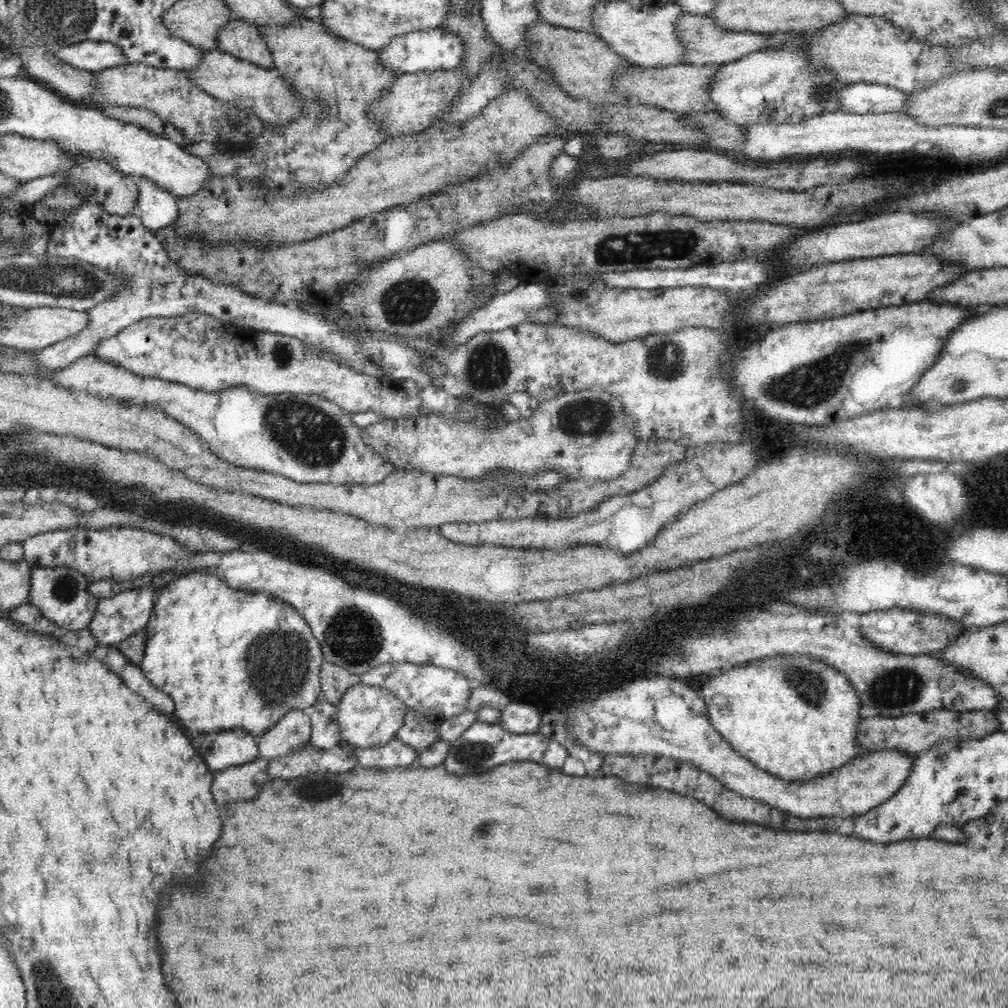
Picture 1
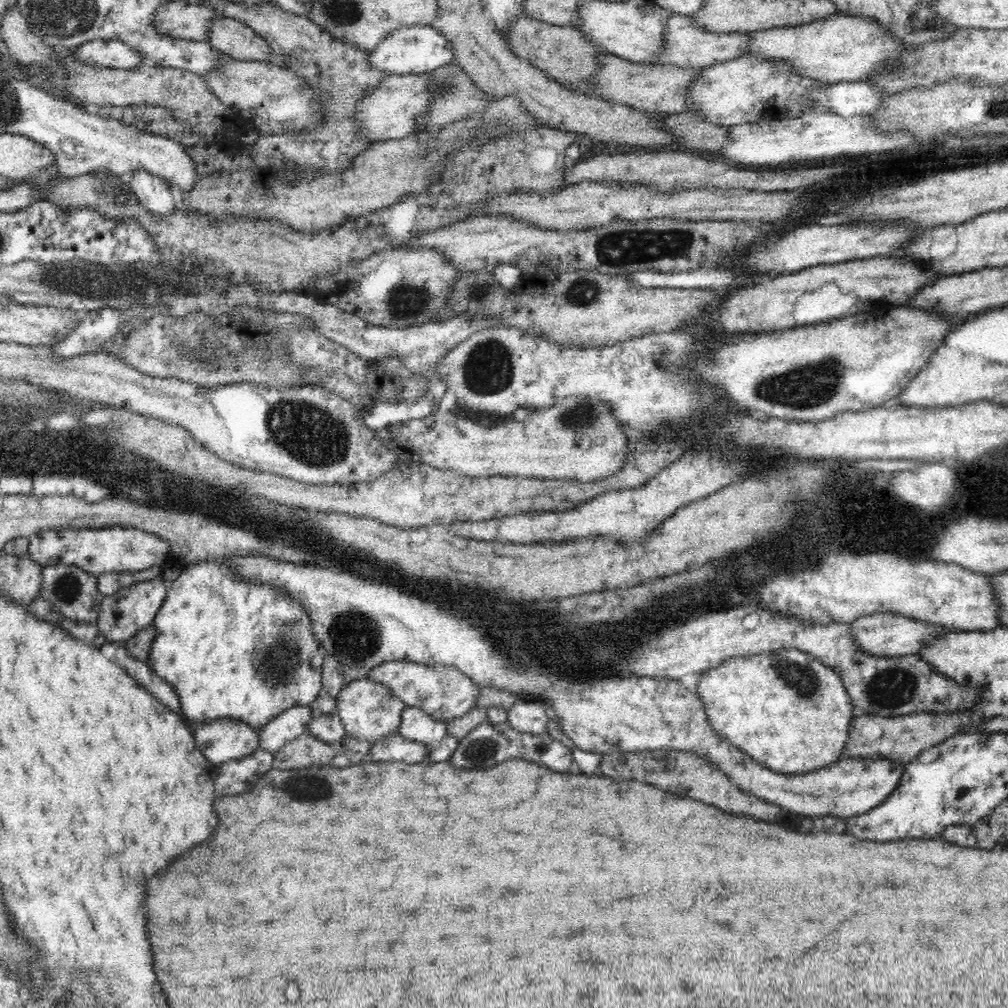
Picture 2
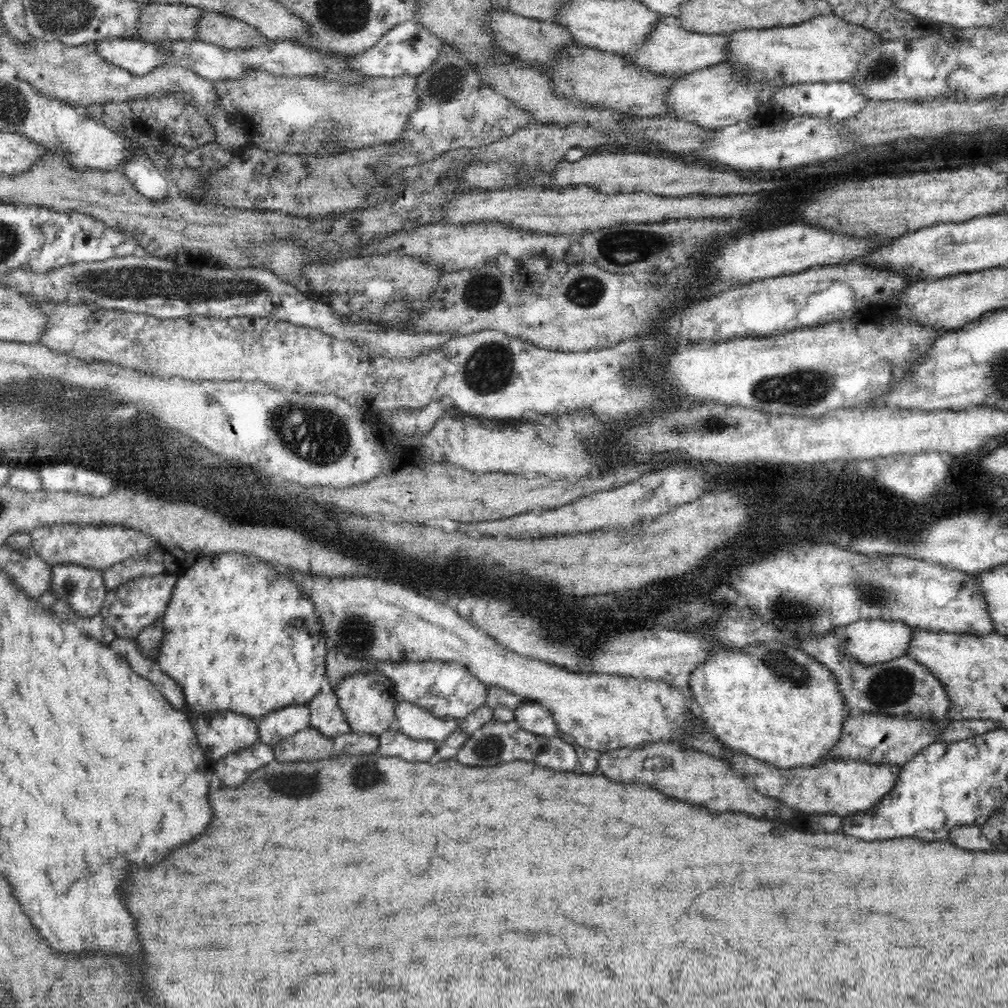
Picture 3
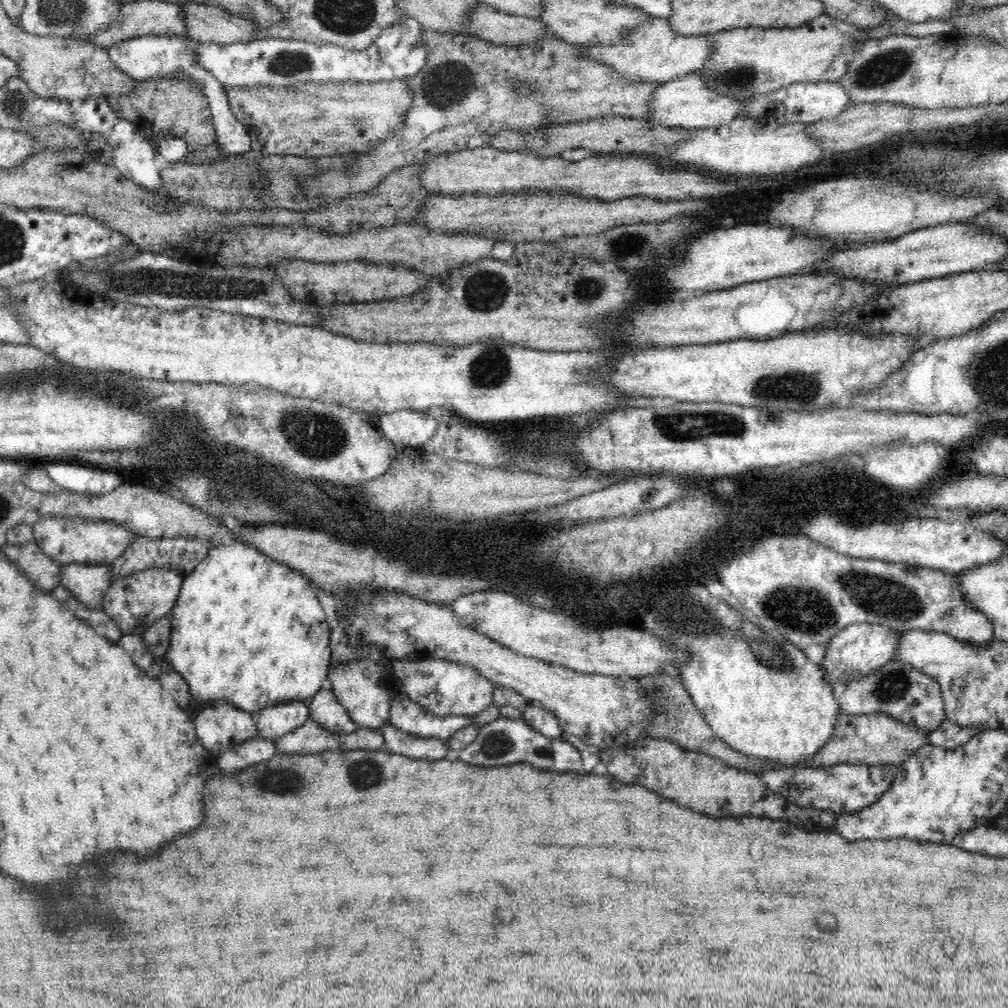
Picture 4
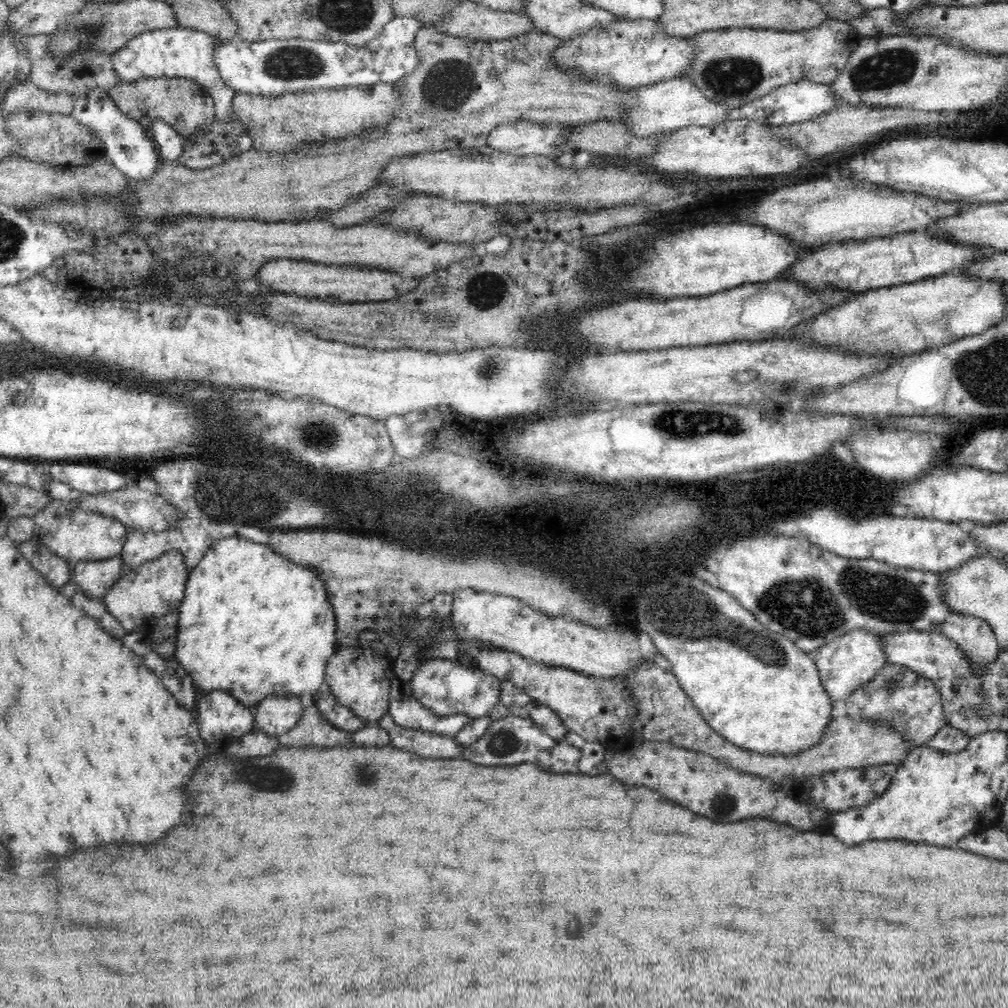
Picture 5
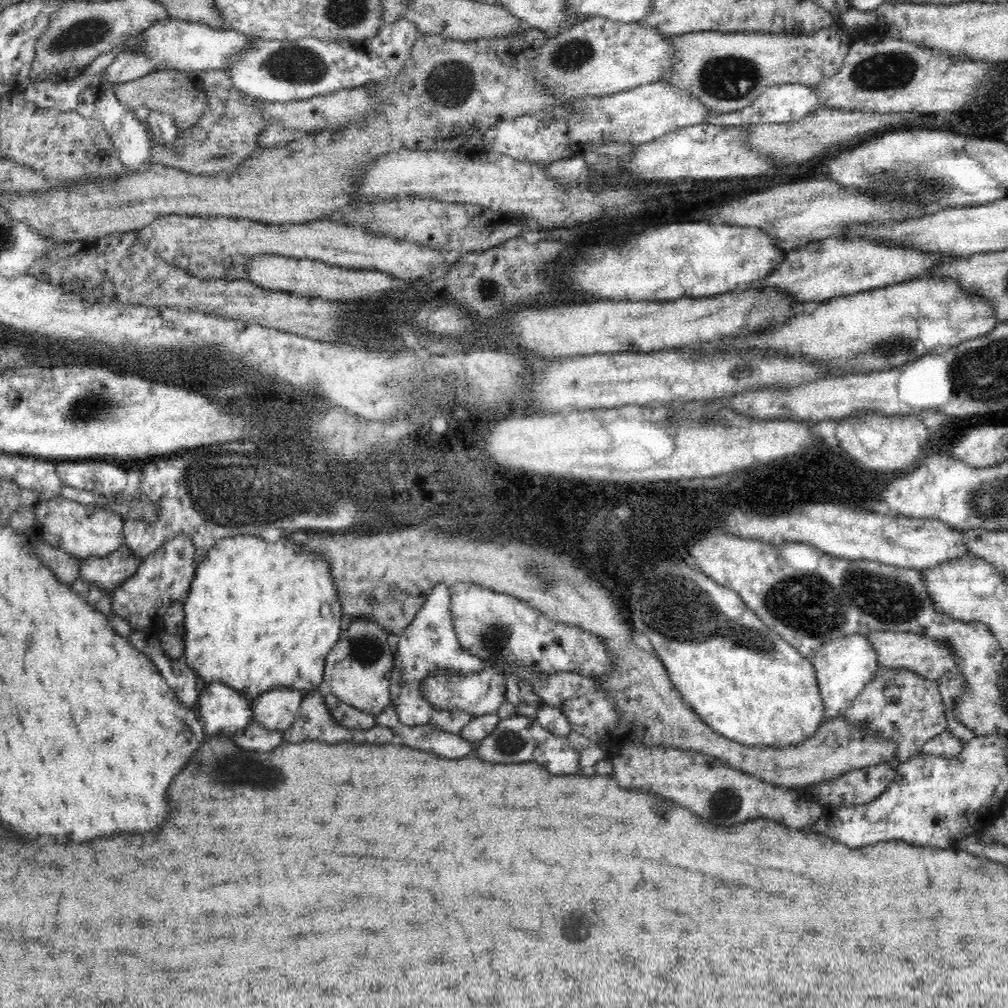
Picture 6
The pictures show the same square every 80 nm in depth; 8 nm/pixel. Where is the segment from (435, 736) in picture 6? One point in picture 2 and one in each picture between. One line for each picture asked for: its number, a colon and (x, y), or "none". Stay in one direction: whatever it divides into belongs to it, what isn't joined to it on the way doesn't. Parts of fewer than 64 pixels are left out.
2: (394, 747)
3: (392, 742)
4: (395, 740)
5: (430, 745)

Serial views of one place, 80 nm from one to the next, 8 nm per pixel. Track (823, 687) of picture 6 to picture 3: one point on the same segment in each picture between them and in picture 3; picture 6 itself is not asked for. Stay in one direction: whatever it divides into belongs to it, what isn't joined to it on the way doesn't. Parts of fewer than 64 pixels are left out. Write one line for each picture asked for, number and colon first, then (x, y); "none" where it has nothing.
3: (869, 641)
4: (858, 649)
5: (855, 657)

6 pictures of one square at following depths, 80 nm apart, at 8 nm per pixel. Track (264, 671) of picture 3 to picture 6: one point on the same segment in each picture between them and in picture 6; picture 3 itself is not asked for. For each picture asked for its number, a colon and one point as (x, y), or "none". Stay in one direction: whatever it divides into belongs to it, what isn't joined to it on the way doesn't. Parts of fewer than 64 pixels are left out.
4: (239, 635)
5: (254, 625)
6: (258, 617)

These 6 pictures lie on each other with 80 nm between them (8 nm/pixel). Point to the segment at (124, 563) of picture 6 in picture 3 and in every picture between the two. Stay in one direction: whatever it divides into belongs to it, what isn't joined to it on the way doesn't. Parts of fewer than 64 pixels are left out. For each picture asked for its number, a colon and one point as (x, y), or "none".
3: (82, 589)
4: (88, 583)
5: (95, 578)

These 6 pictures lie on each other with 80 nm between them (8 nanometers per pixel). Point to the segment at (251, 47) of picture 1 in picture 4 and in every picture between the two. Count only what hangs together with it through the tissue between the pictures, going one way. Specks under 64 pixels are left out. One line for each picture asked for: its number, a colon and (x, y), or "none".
2: (230, 36)
3: (221, 30)
4: (206, 24)

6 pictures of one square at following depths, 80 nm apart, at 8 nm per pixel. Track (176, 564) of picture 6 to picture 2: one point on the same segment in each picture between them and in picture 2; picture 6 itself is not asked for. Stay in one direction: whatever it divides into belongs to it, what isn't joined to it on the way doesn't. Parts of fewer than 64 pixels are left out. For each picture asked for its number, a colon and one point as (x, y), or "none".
2: (122, 615)
3: (134, 605)
4: (135, 602)
5: (140, 598)

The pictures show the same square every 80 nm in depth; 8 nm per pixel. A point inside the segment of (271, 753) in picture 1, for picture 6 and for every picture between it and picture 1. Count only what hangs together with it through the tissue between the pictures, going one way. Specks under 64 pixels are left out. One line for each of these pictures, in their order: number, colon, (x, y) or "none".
2: (293, 723)
3: (278, 725)
4: (274, 722)
5: (274, 716)
6: (275, 710)

